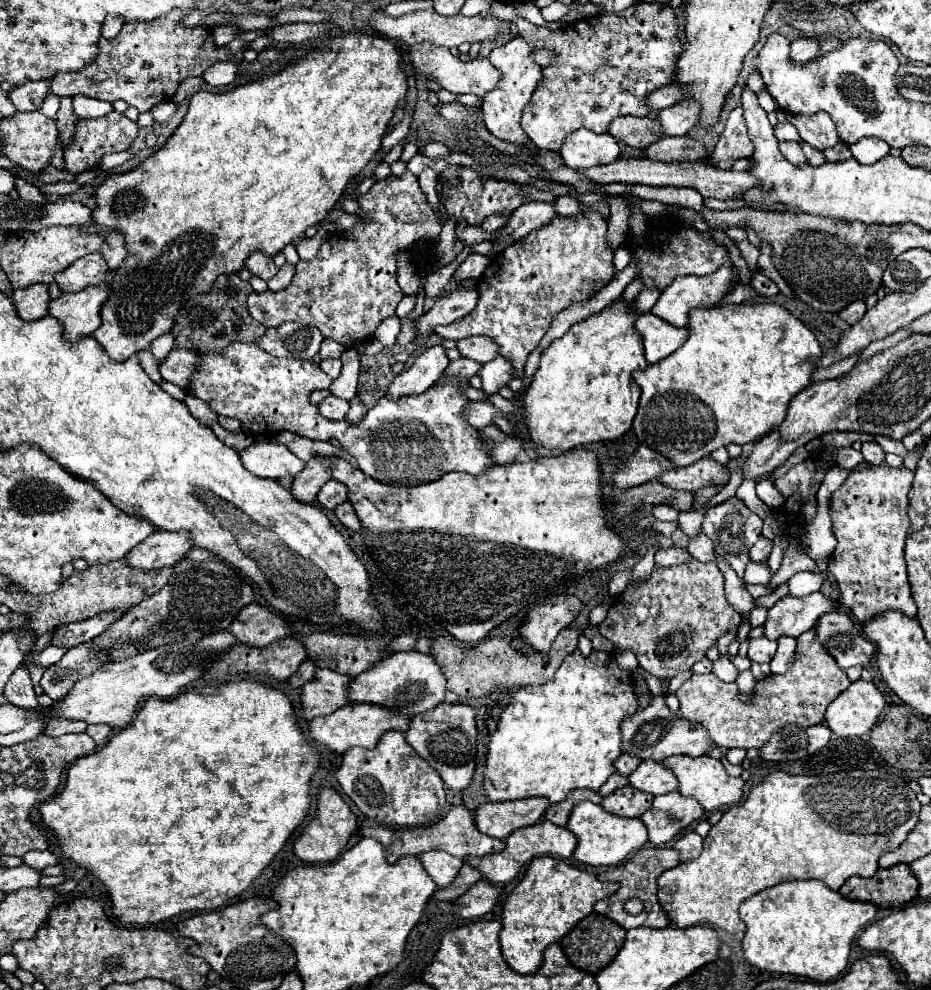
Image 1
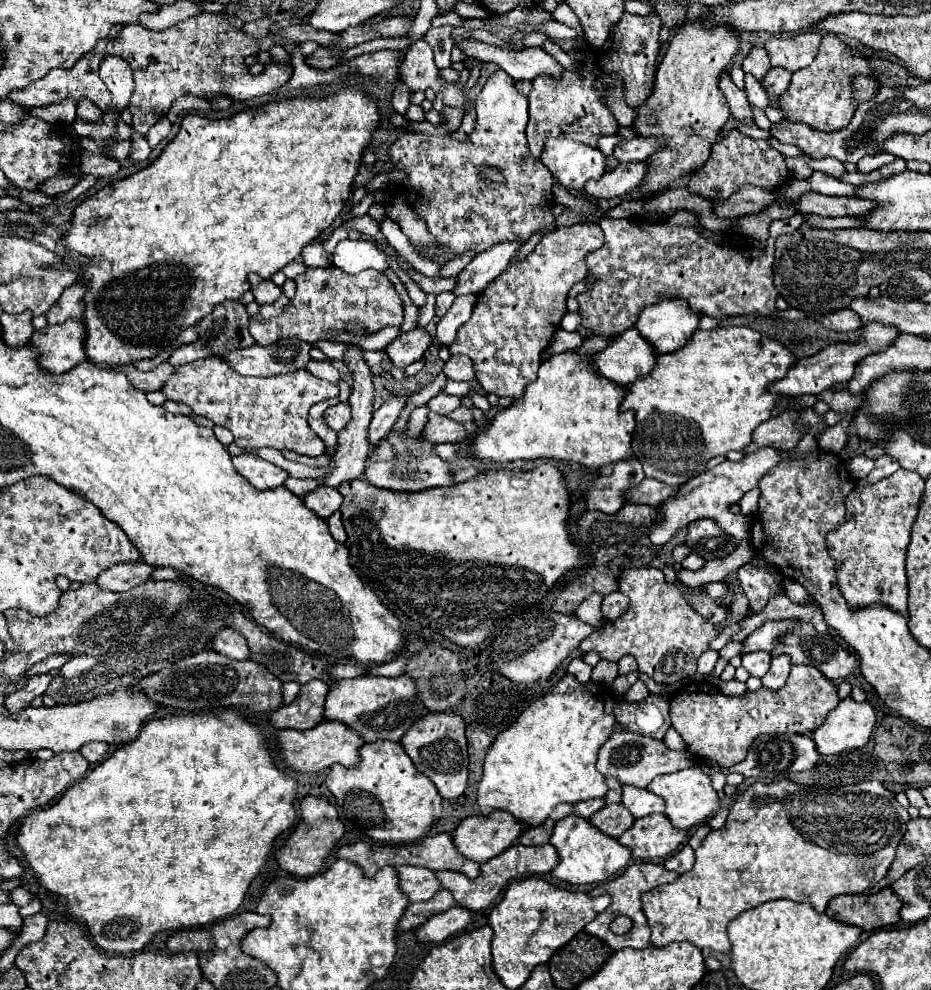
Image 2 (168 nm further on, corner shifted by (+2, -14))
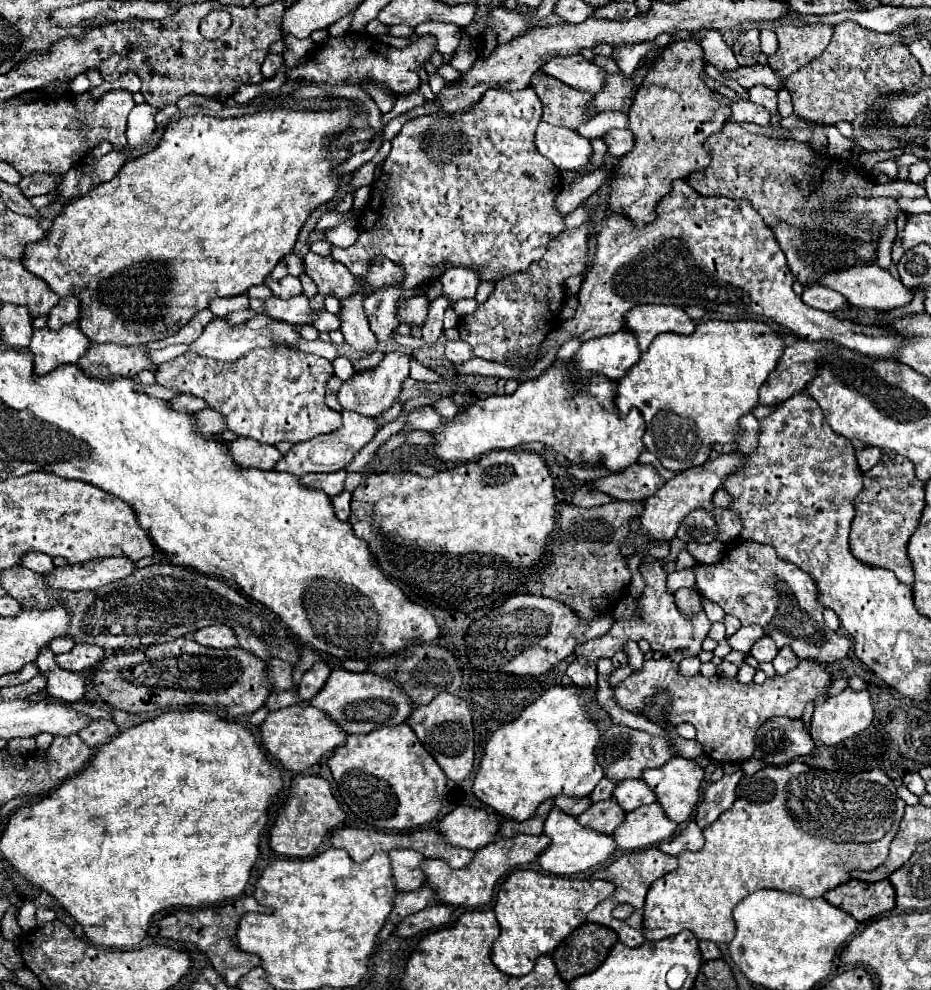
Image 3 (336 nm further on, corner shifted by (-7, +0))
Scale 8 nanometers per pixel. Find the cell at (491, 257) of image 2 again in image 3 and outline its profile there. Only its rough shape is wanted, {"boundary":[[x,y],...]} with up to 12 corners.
{"boundary":[[464,268],[440,276],[442,296],[450,308],[458,300],[474,298],[476,274]]}

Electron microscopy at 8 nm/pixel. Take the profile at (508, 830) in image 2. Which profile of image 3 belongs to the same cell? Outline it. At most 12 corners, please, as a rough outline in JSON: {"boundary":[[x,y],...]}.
{"boundary":[[458,806],[440,820],[450,846],[480,850],[500,820],[484,808]]}

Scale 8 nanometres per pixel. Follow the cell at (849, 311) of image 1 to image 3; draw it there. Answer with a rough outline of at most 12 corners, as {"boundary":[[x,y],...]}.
{"boundary":[[812,284],[802,292],[804,304],[836,312],[848,304],[842,294]]}

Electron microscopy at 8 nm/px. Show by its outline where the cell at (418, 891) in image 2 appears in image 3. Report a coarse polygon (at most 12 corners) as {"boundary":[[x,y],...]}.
{"boundary":[[392,850],[388,856],[396,890],[424,886],[422,854]]}

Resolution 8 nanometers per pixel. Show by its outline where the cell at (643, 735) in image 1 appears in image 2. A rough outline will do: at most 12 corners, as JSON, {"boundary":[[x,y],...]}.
{"boundary":[[617,730],[597,768],[647,788],[659,774],[695,766],[689,750]]}

